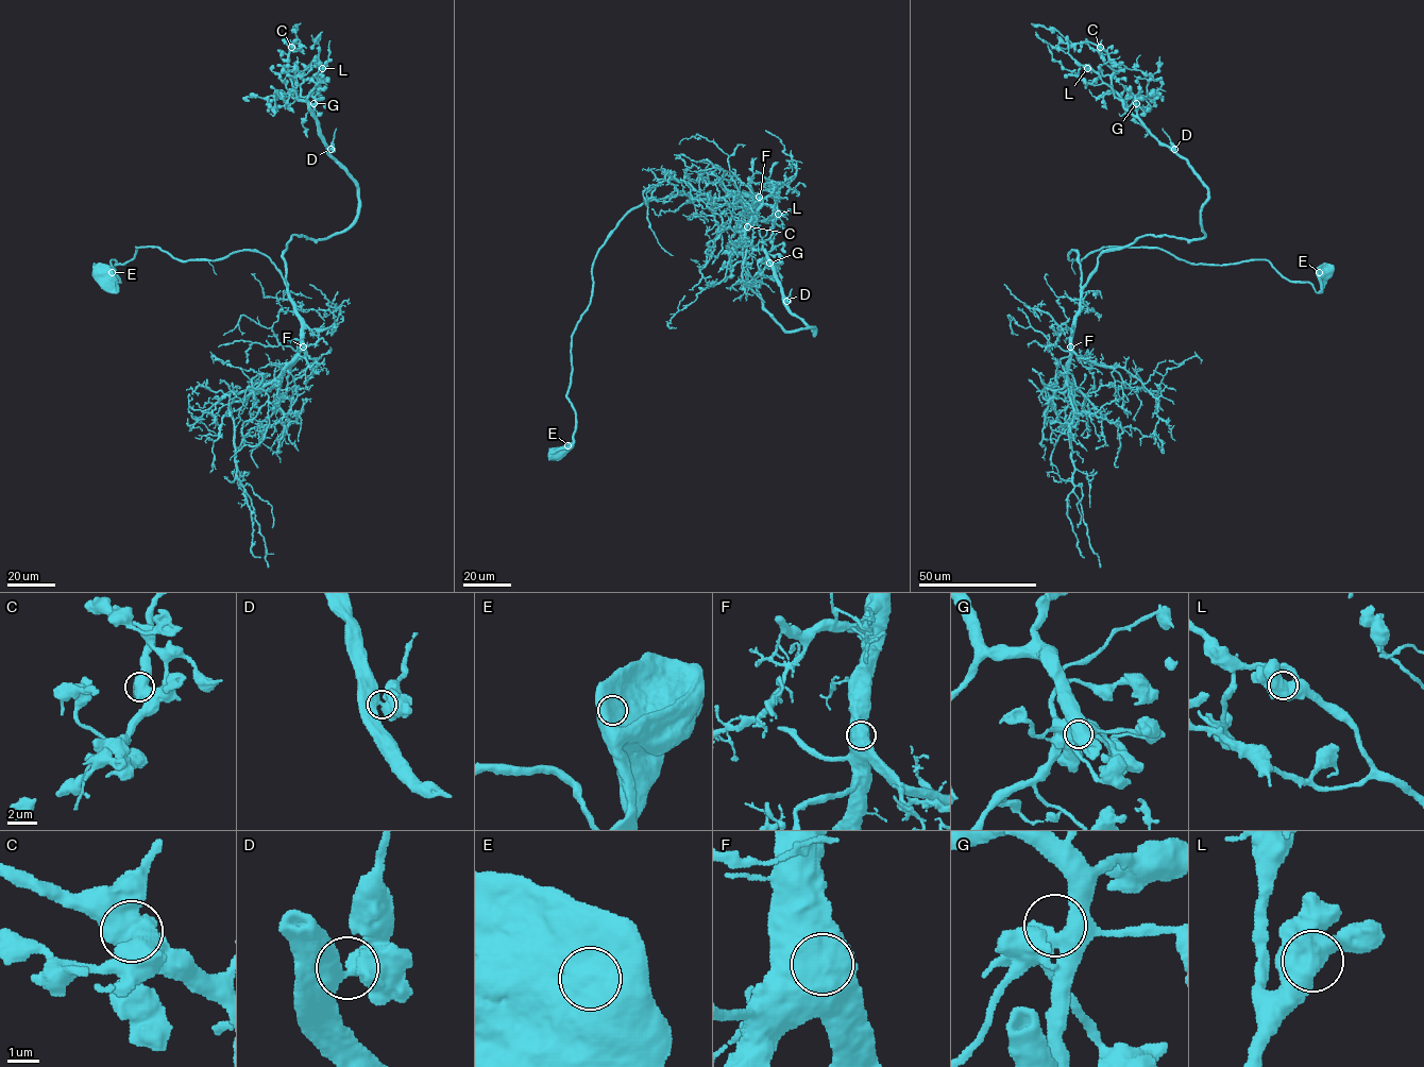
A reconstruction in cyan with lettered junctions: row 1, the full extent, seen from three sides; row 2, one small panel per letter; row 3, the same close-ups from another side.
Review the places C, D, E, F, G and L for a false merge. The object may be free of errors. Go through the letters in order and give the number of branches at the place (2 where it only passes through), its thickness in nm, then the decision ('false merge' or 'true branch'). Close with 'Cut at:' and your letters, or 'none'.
C: branches 2; calibre 800 nm; true branch
D: branches 2; calibre 600 nm; true branch
E: branches 1; calibre 1300 nm; true branch
F: branches 1; calibre 1500 nm; true branch
G: branches 1; calibre 800 nm; true branch
L: branches 2; calibre 750 nm; true branch
Cut at: none

